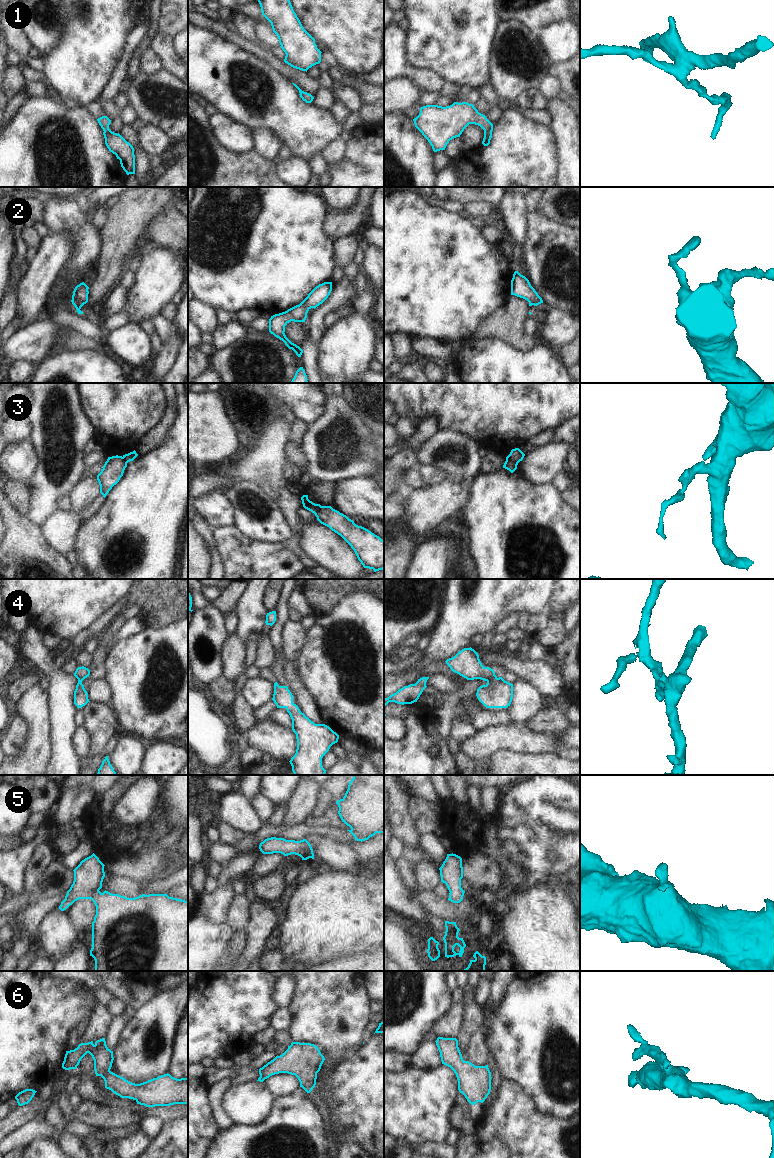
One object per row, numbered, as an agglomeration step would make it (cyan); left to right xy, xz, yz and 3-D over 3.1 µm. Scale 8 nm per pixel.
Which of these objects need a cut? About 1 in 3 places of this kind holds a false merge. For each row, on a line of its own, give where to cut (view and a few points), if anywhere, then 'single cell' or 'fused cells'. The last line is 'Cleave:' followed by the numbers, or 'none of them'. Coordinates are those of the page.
1: no cut; single cell
2: no cut; single cell
3: cut in yz along (506, 457), (516, 466); fused cells
4: no cut; single cell
5: no cut; single cell
6: no cut; single cell
Cleave: 3

